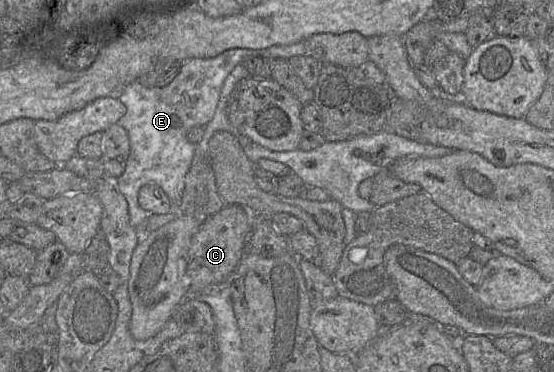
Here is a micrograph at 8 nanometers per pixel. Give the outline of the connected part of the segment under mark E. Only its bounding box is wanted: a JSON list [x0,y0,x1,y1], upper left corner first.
[117,41,306,227]

